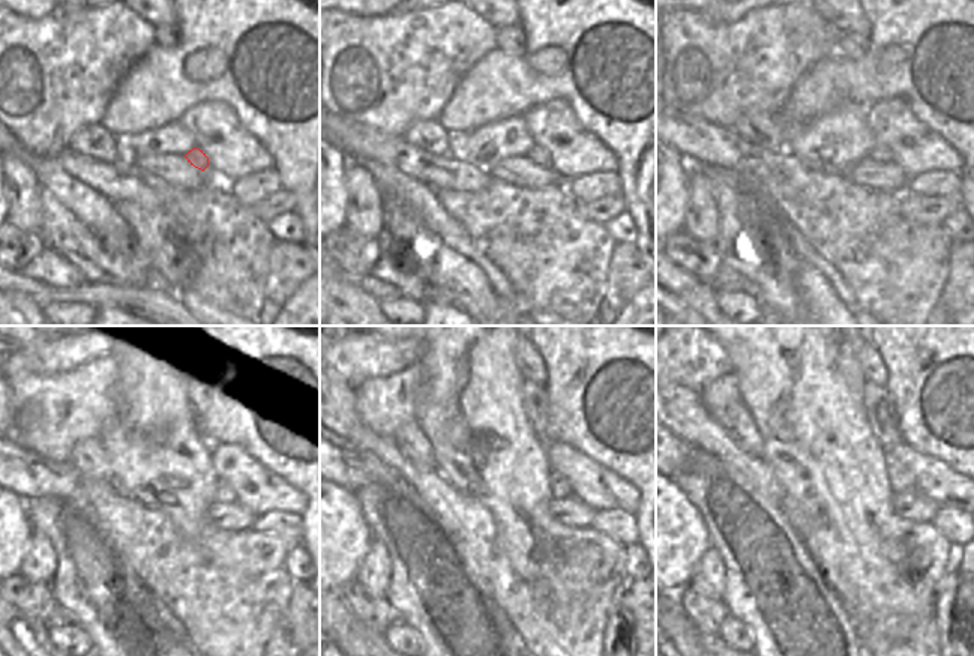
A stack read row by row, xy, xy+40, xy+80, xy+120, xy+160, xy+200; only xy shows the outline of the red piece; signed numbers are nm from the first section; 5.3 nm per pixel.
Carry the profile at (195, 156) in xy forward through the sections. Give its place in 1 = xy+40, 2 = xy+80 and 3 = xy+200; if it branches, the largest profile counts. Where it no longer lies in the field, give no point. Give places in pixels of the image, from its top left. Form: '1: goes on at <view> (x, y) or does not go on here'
1: goes on at xy+40 (538, 155)
2: goes on at xy+80 (877, 153)
3: goes on at xy+200 (901, 479)

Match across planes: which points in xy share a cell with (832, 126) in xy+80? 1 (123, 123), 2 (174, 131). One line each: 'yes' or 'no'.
1: no
2: yes

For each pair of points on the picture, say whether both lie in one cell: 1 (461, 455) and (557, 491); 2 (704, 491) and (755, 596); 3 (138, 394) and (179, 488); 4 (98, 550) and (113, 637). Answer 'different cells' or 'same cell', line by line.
1: different cells
2: same cell
3: same cell
4: same cell

